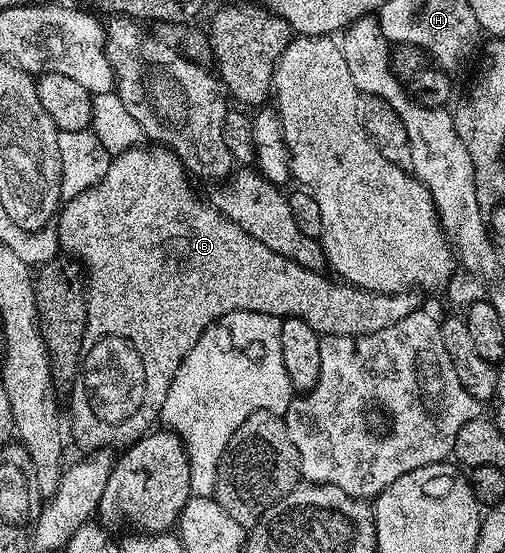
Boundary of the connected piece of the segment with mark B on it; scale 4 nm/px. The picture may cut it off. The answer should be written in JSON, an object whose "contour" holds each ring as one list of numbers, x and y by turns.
{"contour":[[143,147,128,149,111,158,109,170,97,185,82,191,76,198,69,200,63,208,59,210,58,220,54,228,57,231,57,237,60,240,60,248,69,258,75,259,82,266,86,274,86,331,84,332,84,348,80,359,80,368,76,374,76,380,70,386,72,392,72,429,70,425,70,437,76,440,76,445,80,451,95,451,97,449,111,450,112,445,127,447,133,445,139,437,153,428,152,424,160,421,160,412,162,403,166,403,166,391,170,391,170,383,190,347,198,343,200,336,217,321,219,317,224,317,227,313,234,311,254,311,262,315,271,317,300,317,314,331,325,337,342,335,343,337,361,337,370,335,374,331,382,331,398,319,406,319,414,310,421,308,421,294,416,291,405,291,402,293,370,293,366,289,357,289,355,285,347,284,339,279,331,281,328,277,323,277,323,272,315,269,307,269,282,255,278,251,270,251,266,243,254,239,238,223,234,223,226,215,222,215,207,200,199,201,196,193,192,190,192,185,188,182,188,173,185,162,181,161,179,155,173,153,168,147,148,147,152,149,144,150]]}

